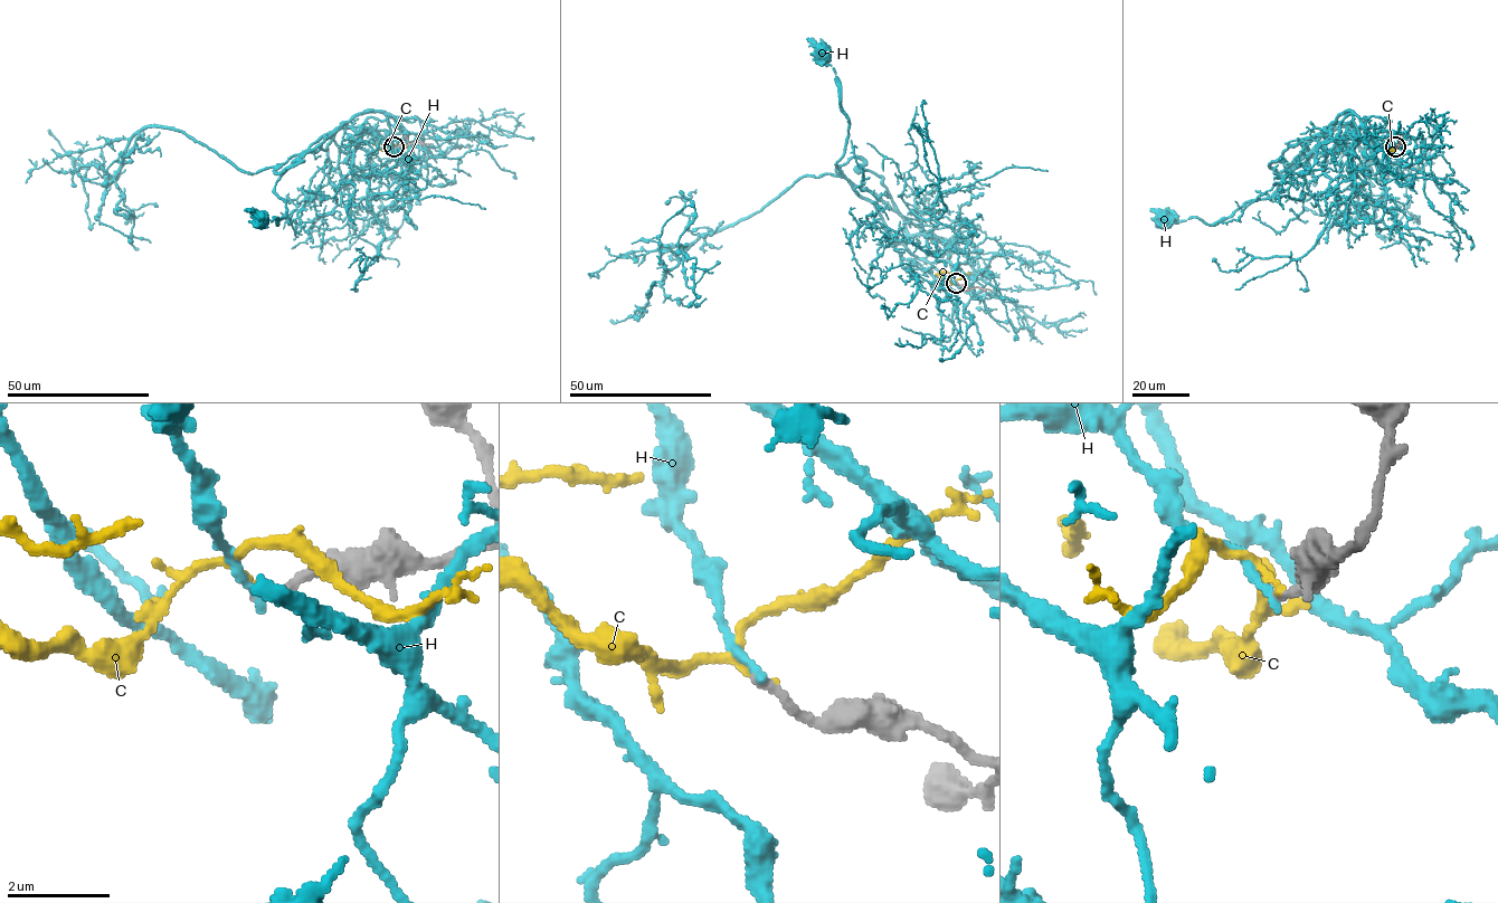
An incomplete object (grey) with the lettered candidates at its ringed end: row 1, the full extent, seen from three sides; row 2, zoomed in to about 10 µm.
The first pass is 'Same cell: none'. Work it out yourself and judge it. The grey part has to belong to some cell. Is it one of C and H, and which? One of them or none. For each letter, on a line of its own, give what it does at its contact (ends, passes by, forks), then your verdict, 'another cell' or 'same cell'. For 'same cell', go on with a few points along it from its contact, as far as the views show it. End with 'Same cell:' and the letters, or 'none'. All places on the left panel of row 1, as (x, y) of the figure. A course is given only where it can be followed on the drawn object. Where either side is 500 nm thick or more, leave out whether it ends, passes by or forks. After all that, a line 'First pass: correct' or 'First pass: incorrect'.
C: it ends; another cell
H: it ends; another cell
Same cell: none
First pass: correct

